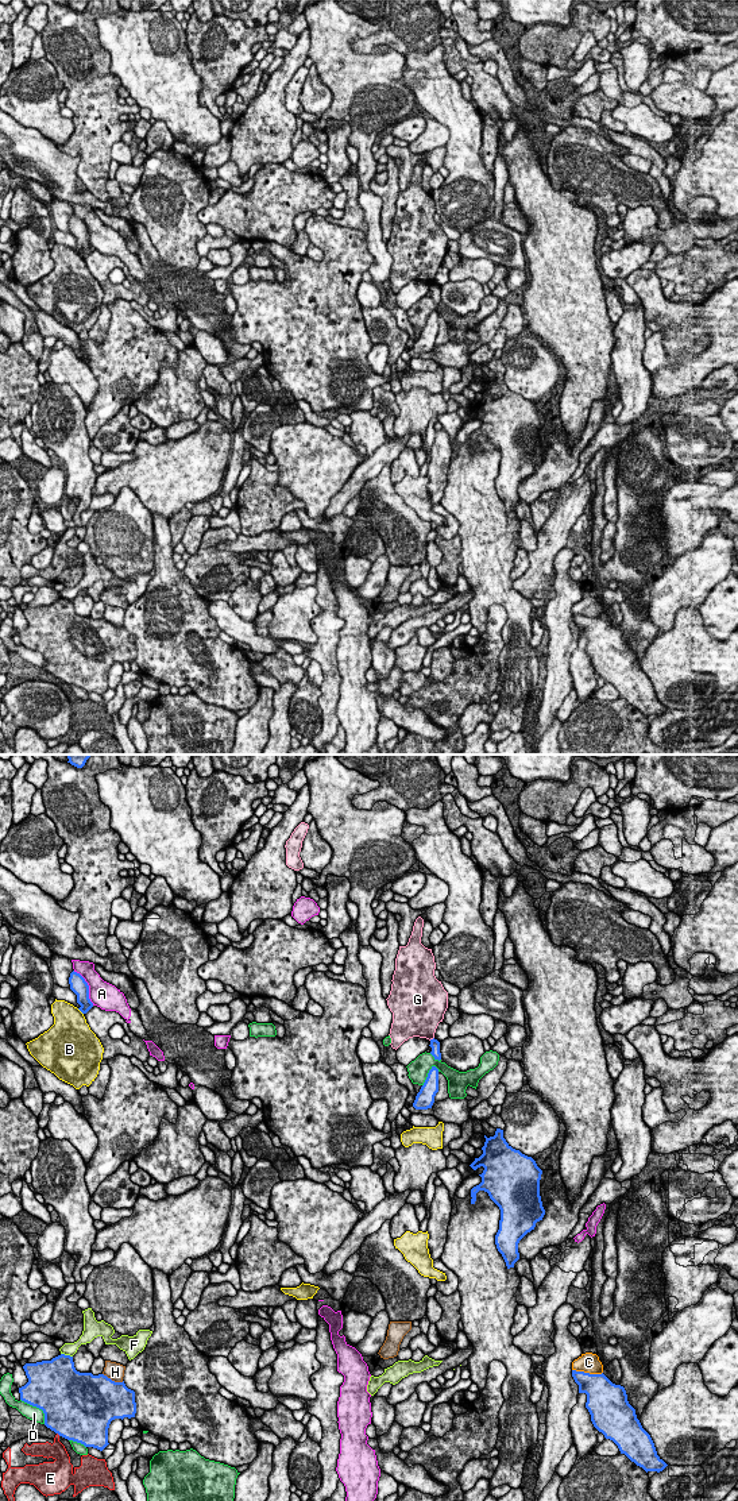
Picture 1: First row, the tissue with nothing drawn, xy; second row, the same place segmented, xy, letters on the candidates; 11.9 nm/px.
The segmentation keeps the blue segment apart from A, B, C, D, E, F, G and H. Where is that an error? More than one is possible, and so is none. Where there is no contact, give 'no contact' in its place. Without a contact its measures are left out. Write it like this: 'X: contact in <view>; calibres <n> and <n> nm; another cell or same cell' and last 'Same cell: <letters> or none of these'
A: contact in xy; calibres 200 and 320 nm; another cell
B: contact in xy; calibres 180 and 400 nm; another cell
C: contact in xy; calibres 340 and 240 nm; another cell
D: contact in xy; calibres 500 and 170 nm; another cell
E: contact in xy; calibres 500 and 200 nm; another cell
F: contact in xy; calibres 400 and 160 nm; another cell
G: contact in xy; calibres 120 and 380 nm; another cell
H: contact in xy; calibres 500 and 200 nm; another cell
Same cell: none of these

